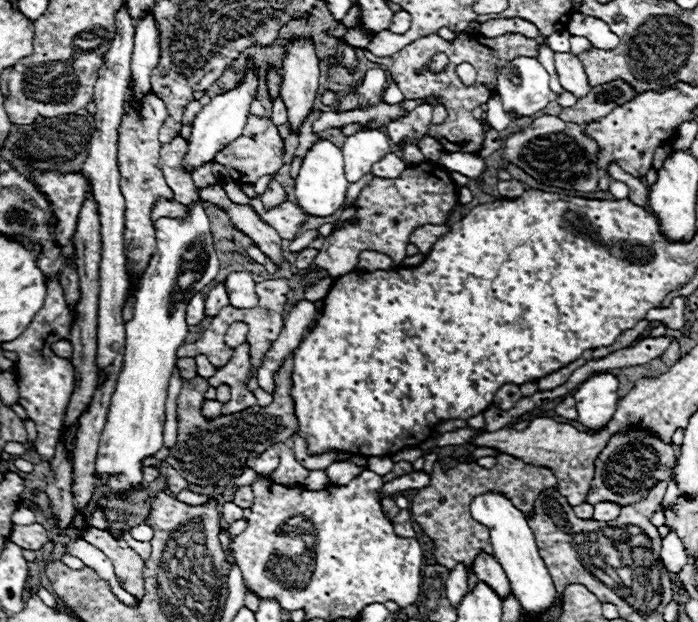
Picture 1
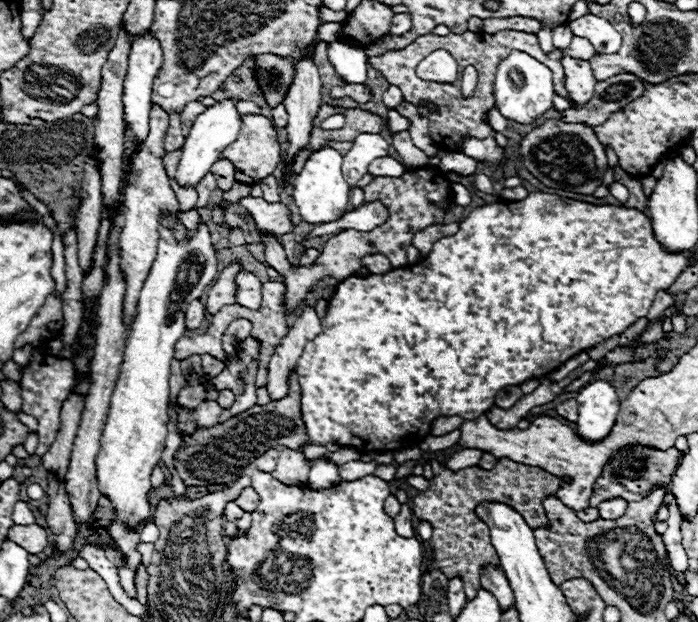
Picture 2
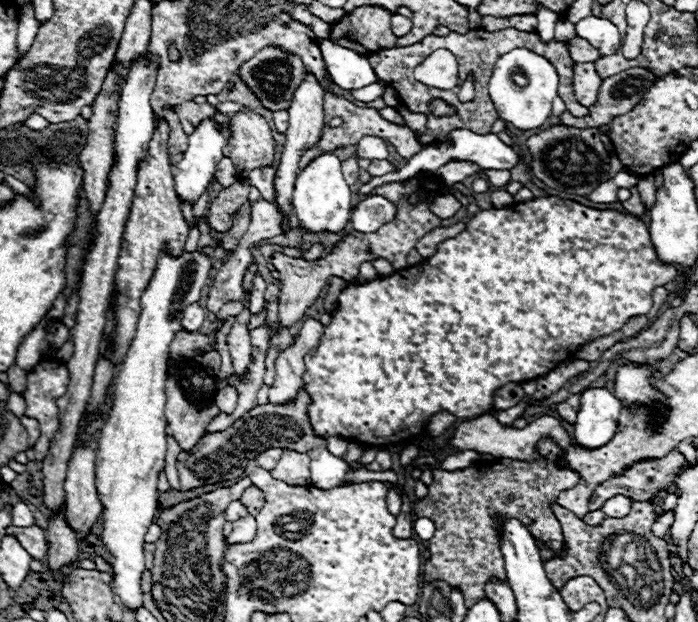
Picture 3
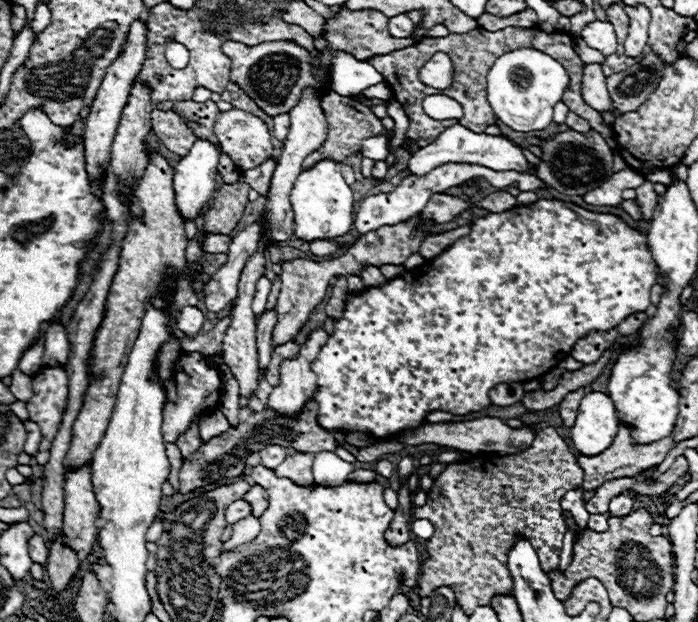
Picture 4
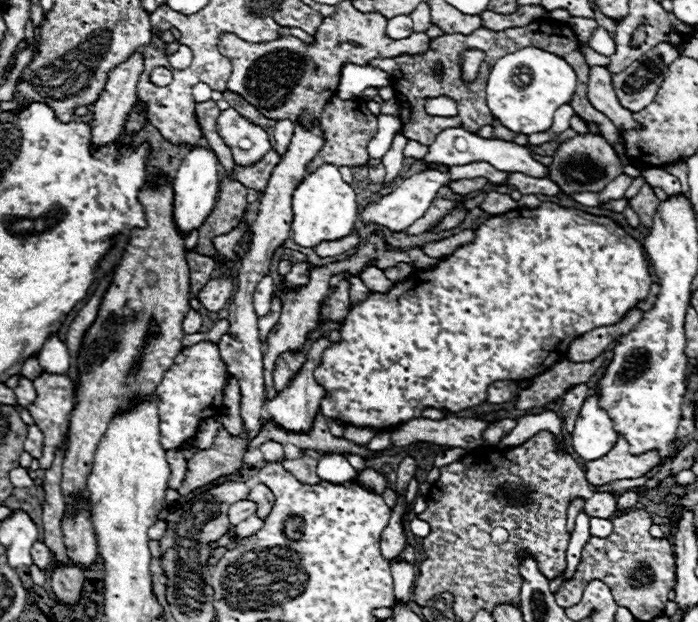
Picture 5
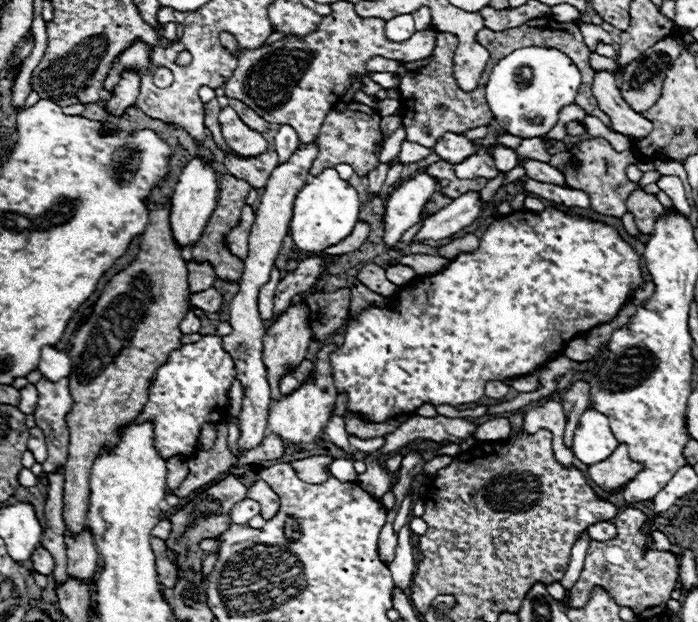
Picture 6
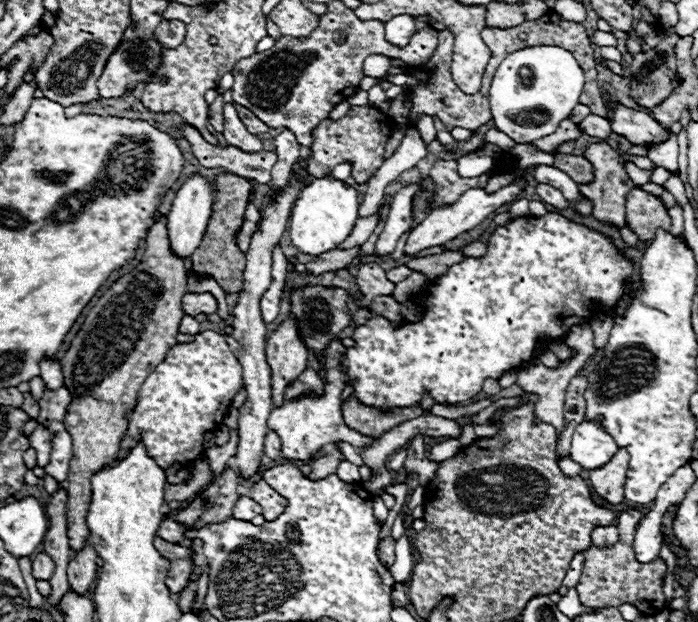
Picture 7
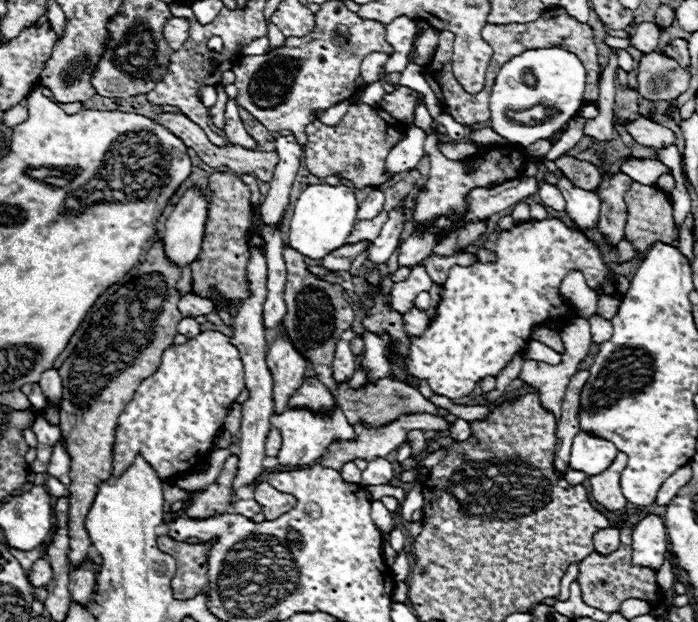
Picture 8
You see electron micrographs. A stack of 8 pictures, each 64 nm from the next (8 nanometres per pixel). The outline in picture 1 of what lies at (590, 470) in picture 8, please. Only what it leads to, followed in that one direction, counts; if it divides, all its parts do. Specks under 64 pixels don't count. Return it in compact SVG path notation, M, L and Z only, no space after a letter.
M594 374L574 392L578 422L588 432L602 430L614 416L618 406L618 380L612 374Z

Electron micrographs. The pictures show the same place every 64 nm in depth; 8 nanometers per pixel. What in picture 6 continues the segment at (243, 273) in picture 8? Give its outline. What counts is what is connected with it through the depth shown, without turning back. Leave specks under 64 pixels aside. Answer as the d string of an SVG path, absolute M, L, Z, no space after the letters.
M230 174L220 176L220 180L218 180L218 202L216 202L216 208L214 208L214 212L212 212L212 216L210 216L210 220L208 220L208 224L204 228L204 234L200 236L198 244L192 248L194 260L196 262L208 262L208 264L212 264L216 276L220 280L226 280L226 282L240 282L240 276L242 276L242 270L244 270L244 262L228 250L224 238L230 234L232 228L238 226L240 214L242 214L242 208L246 204L250 188L252 186L248 182L244 182L244 180L236 178L236 176L230 176Z

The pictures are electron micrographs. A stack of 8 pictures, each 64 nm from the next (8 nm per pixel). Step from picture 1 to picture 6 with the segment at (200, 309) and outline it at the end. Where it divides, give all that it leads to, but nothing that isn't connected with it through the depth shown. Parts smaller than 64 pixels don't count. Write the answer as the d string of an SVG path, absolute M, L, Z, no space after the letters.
M188 312L184 316L184 320L180 322L180 330L182 334L194 334L200 330L200 318L194 314L194 312Z

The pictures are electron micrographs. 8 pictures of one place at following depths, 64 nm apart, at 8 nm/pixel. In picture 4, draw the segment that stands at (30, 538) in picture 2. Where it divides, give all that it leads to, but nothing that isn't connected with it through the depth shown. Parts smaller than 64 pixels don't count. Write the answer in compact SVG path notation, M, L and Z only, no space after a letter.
M34 534L30 544L28 544L28 550L30 550L30 558L36 562L36 564L46 564L48 562L48 544L44 542L44 538L40 534Z

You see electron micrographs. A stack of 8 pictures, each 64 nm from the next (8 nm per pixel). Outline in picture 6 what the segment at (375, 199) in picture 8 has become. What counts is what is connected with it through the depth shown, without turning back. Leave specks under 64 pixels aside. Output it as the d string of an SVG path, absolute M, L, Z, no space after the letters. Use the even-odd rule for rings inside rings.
M405 140L400 152L403 152L403 164L418 162L431 153L431 149L424 147L418 143ZM380 164L376 170L372 170L372 172L368 174L368 190L370 190L372 194L380 194L388 170L390 170L388 164Z

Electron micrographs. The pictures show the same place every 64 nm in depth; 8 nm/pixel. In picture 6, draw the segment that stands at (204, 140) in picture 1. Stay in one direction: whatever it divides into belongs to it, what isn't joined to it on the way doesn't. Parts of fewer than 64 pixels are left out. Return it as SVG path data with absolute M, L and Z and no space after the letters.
M196 156L182 170L174 196L170 200L170 204L172 204L170 206L170 228L172 228L174 240L180 248L194 246L200 240L204 226L208 224L208 220L216 208L216 196L218 196L218 180L212 172L212 164L206 164L202 158Z

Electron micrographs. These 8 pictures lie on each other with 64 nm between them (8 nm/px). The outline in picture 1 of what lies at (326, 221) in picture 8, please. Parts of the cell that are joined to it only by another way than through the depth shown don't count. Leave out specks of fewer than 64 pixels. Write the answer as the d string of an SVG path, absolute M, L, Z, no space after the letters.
M318 140L310 152L302 160L300 174L296 176L294 184L294 194L298 206L312 218L326 218L336 214L342 204L346 202L346 188L348 180L344 176L344 160L342 160L342 150L336 148L328 140Z

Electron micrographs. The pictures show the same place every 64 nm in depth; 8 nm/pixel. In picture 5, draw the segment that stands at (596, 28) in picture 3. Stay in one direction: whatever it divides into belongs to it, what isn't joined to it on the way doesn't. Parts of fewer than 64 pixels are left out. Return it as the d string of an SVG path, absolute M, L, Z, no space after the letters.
M598 28L590 40L590 48L596 50L598 54L604 54L604 56L612 56L616 52L616 44L614 40L608 36L608 32L604 28Z

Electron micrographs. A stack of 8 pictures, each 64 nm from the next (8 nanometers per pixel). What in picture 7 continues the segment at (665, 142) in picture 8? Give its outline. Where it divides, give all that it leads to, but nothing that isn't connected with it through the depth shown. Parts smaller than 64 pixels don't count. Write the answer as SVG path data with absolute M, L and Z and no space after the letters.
M608 102L606 106L614 108L612 130L622 134L628 142L640 144L640 146L650 146L650 144L662 144L670 138L670 132L664 130L648 114L630 110L630 108L626 108L622 104L614 104L614 102Z

